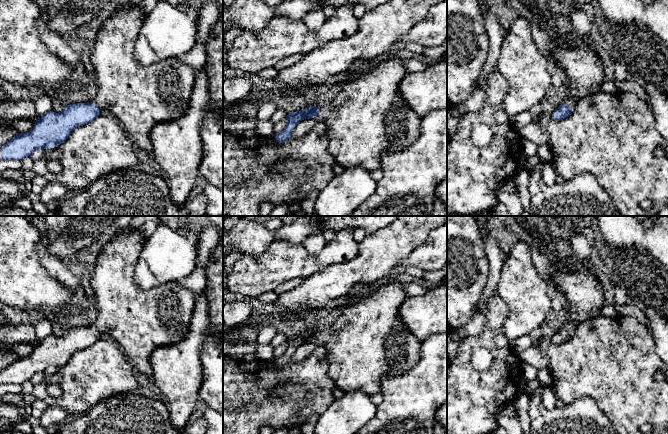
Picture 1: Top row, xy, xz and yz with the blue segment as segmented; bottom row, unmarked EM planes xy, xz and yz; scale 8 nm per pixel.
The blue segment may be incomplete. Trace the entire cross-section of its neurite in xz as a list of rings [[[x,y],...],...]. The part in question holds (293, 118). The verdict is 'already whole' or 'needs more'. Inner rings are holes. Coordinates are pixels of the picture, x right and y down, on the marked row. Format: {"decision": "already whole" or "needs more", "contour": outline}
{"decision": "needs more", "contour": [[[397,56],[377,61],[370,71],[361,73],[354,80],[344,84],[331,103],[322,107],[310,106],[304,110],[288,113],[286,116],[287,124],[280,133],[274,135],[275,139],[280,142],[290,139],[293,129],[300,121],[317,117],[326,125],[328,152],[337,164],[344,168],[360,166],[370,173],[380,169],[383,151],[402,151],[414,142],[420,134],[422,117],[409,107],[399,92],[399,85],[407,74],[403,61]]]}

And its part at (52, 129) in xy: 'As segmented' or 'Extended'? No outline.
Extended

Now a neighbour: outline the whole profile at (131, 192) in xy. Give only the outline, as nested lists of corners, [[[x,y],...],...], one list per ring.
[[[137,169],[116,171],[99,177],[80,192],[61,201],[57,216],[207,216],[208,198],[200,190],[182,206],[176,206],[162,175]]]

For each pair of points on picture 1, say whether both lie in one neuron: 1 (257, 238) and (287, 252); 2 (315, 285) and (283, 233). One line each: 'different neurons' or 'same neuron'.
1: different neurons
2: different neurons

